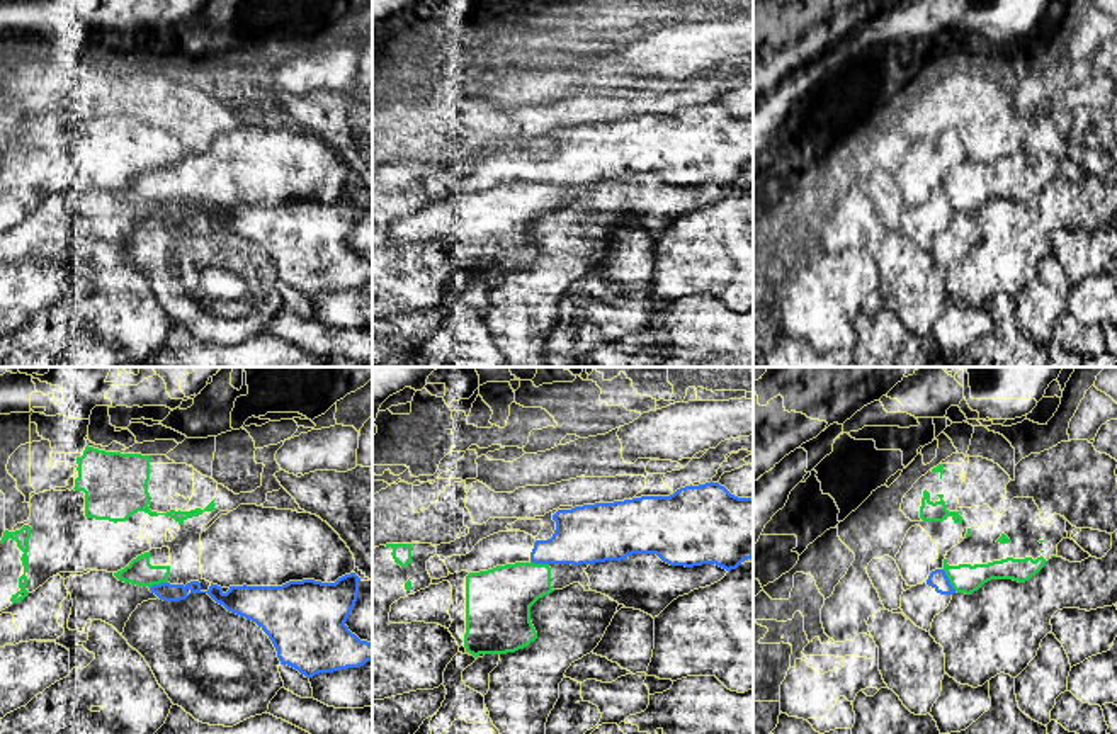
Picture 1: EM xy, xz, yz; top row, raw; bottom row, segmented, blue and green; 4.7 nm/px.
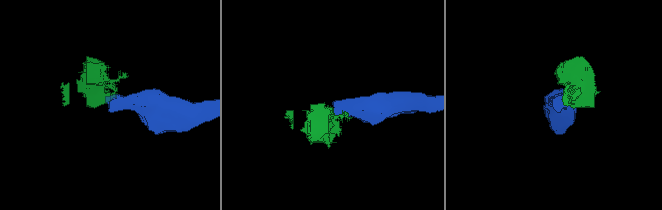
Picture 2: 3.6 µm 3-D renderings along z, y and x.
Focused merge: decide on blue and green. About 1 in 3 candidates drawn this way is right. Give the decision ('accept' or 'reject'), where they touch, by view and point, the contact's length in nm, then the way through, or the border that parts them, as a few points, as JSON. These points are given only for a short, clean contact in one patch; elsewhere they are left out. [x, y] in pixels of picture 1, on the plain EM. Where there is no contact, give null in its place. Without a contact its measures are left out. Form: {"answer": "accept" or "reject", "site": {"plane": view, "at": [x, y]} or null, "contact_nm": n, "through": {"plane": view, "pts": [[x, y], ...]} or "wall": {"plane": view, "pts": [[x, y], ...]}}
{"answer": "reject", "site": {"plane": "yz", "at": [947, 199]}, "contact_nm": 120, "wall": {"plane": "yz", "pts": [[942, 189], [956, 209]]}}

